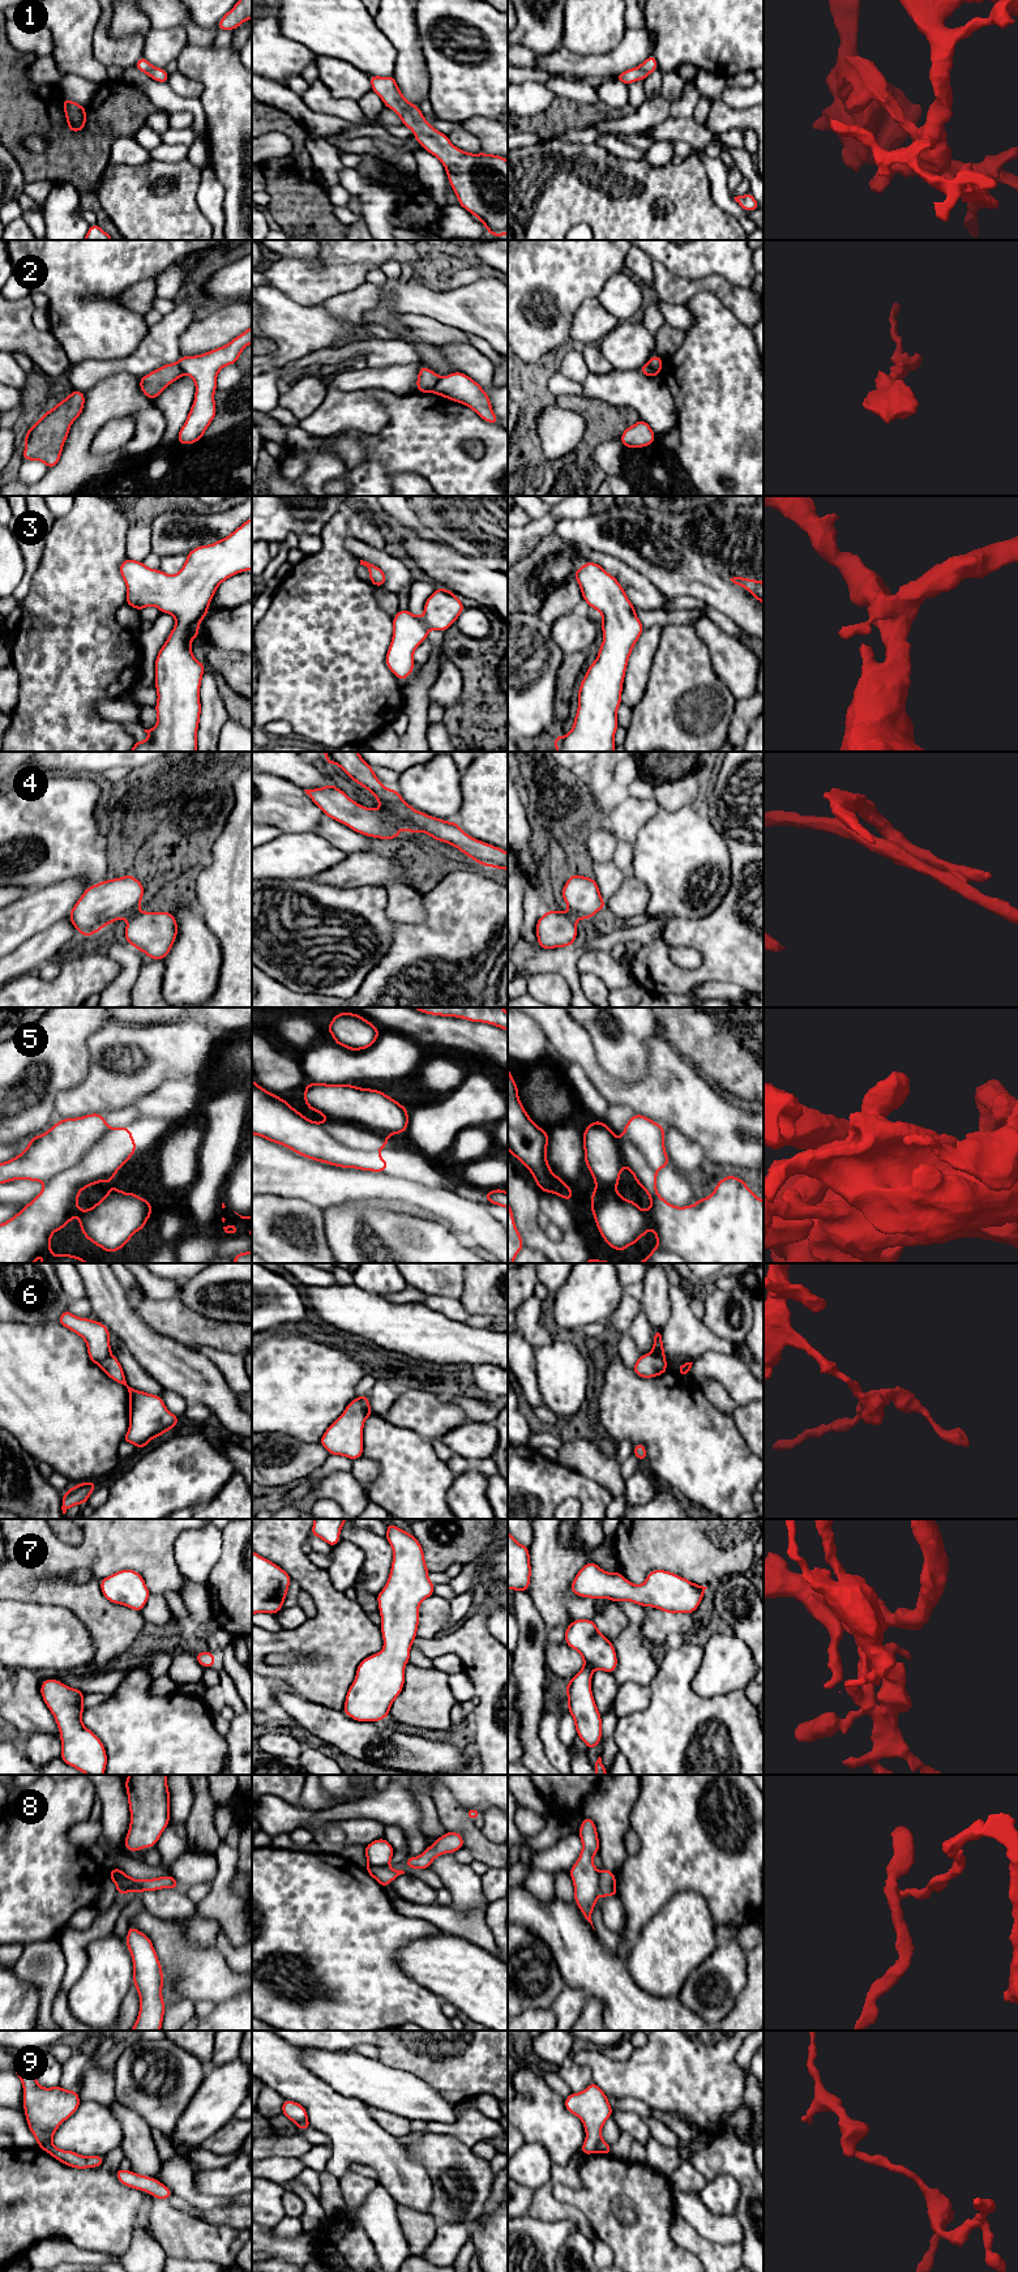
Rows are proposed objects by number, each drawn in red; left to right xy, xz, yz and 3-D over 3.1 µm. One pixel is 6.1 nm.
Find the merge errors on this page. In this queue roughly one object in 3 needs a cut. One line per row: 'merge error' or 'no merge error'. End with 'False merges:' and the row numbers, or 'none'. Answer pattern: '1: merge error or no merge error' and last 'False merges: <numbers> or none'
1: no merge error
2: merge error
3: no merge error
4: no merge error
5: no merge error
6: merge error
7: no merge error
8: merge error
9: merge error
False merges: 2, 6, 8, 9

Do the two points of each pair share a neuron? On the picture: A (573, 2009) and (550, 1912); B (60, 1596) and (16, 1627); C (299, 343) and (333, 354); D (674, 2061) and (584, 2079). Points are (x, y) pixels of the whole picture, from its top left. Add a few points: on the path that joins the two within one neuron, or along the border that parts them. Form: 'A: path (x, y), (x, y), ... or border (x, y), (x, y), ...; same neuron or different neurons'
A: border (567, 1984), (580, 1988), (589, 1997); different neurons
B: border (18, 1600), (61, 1605), (77, 1617); different neurons
C: border (333, 346), (319, 349), (290, 360); different neurons
D: border (570, 2059), (585, 2065), (593, 2080); different neurons

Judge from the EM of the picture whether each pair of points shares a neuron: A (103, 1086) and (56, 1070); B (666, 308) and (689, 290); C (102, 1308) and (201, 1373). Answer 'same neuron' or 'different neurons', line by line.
A: different neurons
B: different neurons
C: same neuron

